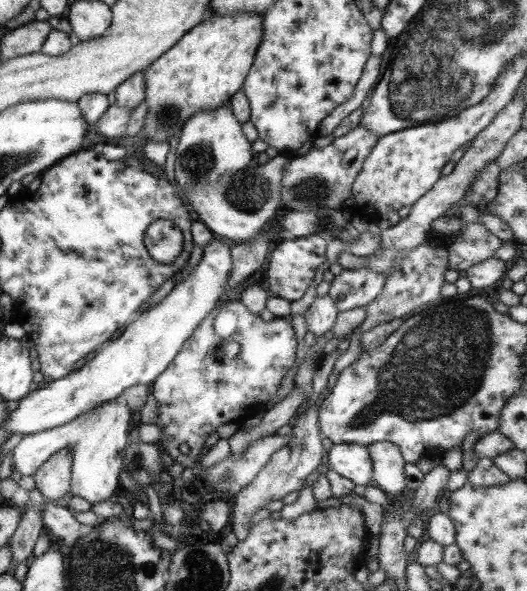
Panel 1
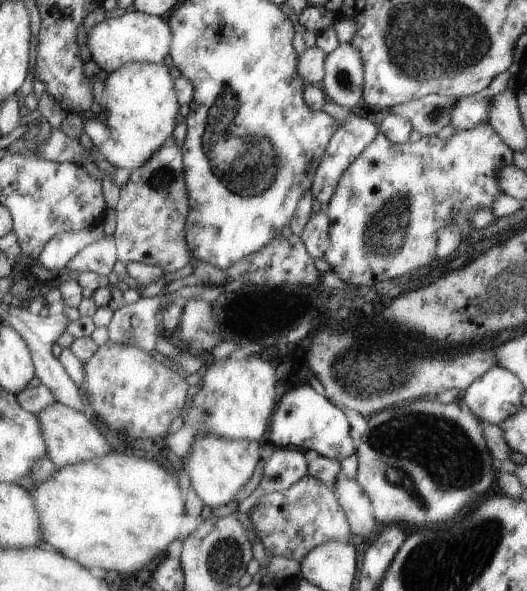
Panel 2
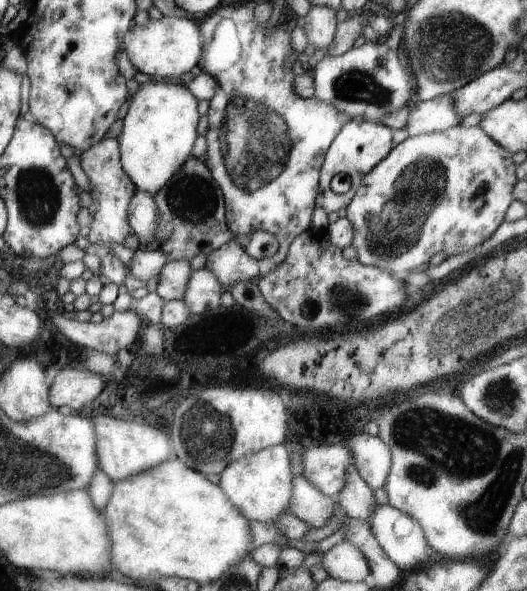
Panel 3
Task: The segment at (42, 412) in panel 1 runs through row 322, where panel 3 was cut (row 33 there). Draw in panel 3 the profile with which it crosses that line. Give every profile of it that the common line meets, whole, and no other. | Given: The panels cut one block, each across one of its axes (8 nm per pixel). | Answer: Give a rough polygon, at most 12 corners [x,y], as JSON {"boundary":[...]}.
{"boundary":[[163,16],[131,28],[138,72],[172,78],[198,64],[197,22]]}

